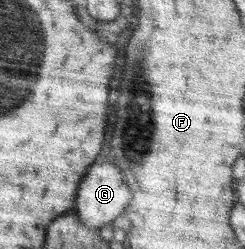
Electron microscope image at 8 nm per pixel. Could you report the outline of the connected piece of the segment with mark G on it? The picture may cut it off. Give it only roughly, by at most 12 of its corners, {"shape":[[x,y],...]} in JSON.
{"shape":[[111,162],[93,164],[73,208],[87,228],[125,212],[132,190]]}

